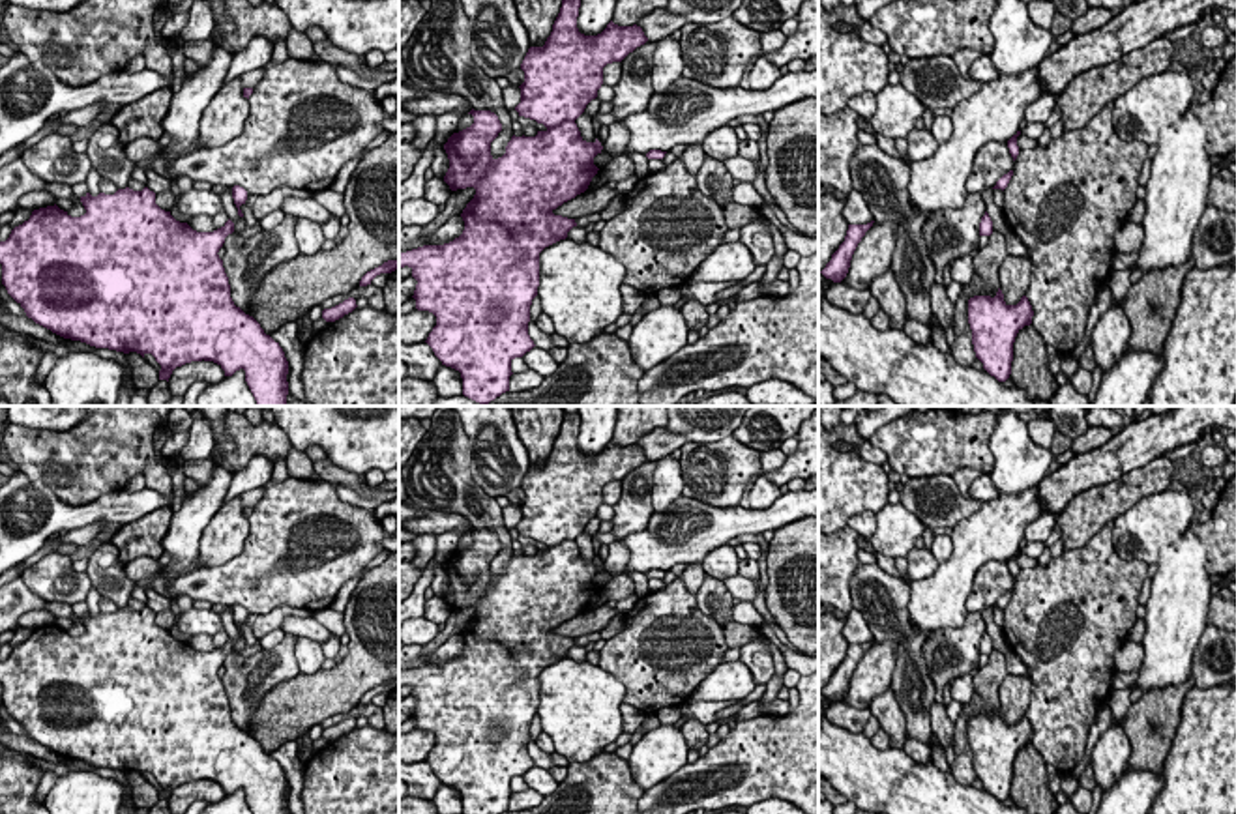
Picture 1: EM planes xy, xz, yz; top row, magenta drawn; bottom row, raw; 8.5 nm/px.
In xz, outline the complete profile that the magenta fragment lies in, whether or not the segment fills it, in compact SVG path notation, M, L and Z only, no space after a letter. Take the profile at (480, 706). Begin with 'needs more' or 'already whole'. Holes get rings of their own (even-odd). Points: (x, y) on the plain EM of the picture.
already whole; M564 414L560 432L543 466L530 466L521 488L524 501L519 535L536 539L547 548L536 556L511 556L506 573L491 574L491 561L502 550L491 530L470 530L474 543L453 552L444 569L449 588L444 601L451 610L474 606L476 614L463 629L464 649L444 664L423 664L399 672L399 687L408 685L418 700L416 728L436 735L427 763L442 784L461 792L463 814L502 814L509 810L511 780L522 777L536 763L528 754L530 724L539 705L539 672L567 657L575 638L554 634L564 621L584 612L597 593L594 576L603 565L596 558L586 561L575 539L597 516L603 487L622 481L648 457L642 447L618 445L612 440L597 455L584 455L577 447L581 417Z

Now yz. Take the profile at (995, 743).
already whole; M998 707L996 715L974 715L968 719L968 743L976 777L998 801L1011 793L1013 762L1017 752L1032 743L1032 724L1026 715L1017 724L1008 724Z

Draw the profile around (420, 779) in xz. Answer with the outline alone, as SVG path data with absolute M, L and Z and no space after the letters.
M399 760L399 778L406 784L408 797L425 801L431 801L442 784L425 760L416 763L405 763Z

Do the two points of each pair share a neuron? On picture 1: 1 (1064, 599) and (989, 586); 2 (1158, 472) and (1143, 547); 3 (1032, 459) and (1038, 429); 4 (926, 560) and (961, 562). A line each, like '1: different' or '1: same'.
1: different
2: different
3: different
4: different

